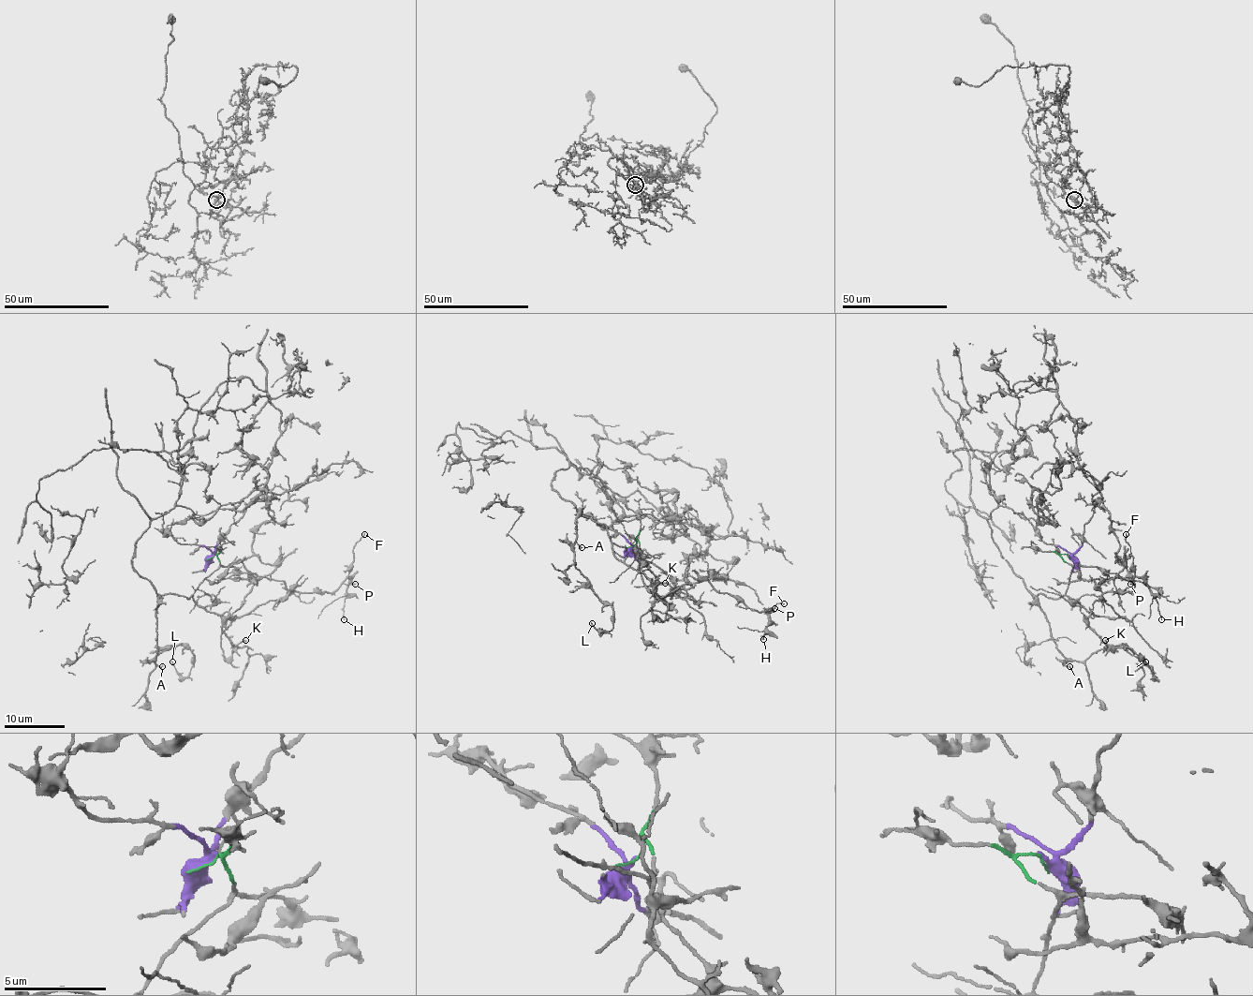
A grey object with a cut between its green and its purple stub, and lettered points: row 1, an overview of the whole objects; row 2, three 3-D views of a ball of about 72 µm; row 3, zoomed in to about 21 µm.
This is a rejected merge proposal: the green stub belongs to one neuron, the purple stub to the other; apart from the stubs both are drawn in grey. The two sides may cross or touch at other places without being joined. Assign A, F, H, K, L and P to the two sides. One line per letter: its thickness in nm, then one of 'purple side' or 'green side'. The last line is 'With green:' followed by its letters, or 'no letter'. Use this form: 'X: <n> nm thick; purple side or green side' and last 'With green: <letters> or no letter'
A: 140 nm thick; green side
F: 100 nm thick; green side
H: 90 nm thick; green side
K: 150 nm thick; green side
L: 160 nm thick; green side
P: 110 nm thick; green side
With green: A, F, H, K, L, P

